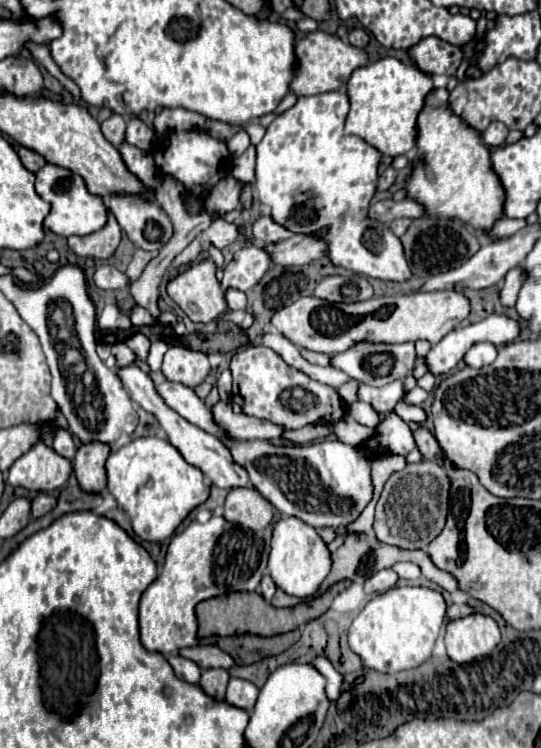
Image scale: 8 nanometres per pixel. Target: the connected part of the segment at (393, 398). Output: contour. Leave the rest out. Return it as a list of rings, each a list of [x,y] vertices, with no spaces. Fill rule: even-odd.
[[[393,381],[383,387],[369,387],[369,385],[359,387],[359,399],[371,403],[377,413],[393,411],[395,403],[401,397],[403,397],[403,383],[401,381]]]

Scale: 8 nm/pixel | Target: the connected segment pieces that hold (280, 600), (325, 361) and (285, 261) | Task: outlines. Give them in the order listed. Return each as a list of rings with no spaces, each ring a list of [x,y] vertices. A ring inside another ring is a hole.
[[[277,589],[275,591],[275,595],[273,595],[273,599],[271,599],[271,603],[275,605],[275,607],[293,607],[293,605],[297,605],[301,599],[297,599],[297,597],[289,597],[285,591],[281,591],[281,589]]]
[[[301,349],[301,355],[313,363],[313,365],[331,365],[331,357],[329,355],[323,355],[323,353],[313,353],[313,351],[307,351],[307,349]]]
[[[321,229],[319,235],[295,235],[291,239],[285,239],[277,245],[265,245],[271,253],[273,261],[279,265],[305,265],[315,259],[321,259],[327,255],[327,243],[325,243],[327,229]]]

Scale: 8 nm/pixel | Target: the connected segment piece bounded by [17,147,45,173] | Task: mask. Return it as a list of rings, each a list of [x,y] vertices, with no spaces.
[[[21,147],[19,151],[19,159],[21,159],[21,163],[29,169],[29,171],[39,171],[43,165],[45,165],[45,159],[39,155],[39,153],[35,153],[35,151],[31,151],[31,149],[27,149],[27,147]]]

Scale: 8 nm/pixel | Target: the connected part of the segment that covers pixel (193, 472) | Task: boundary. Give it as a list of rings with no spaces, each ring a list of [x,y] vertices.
[[[141,437],[123,445],[119,451],[111,453],[107,459],[107,487],[123,511],[131,519],[131,527],[143,541],[163,541],[173,535],[173,531],[183,523],[183,519],[201,503],[209,499],[209,485],[203,483],[203,473],[189,465],[183,455],[167,441],[159,437]]]

